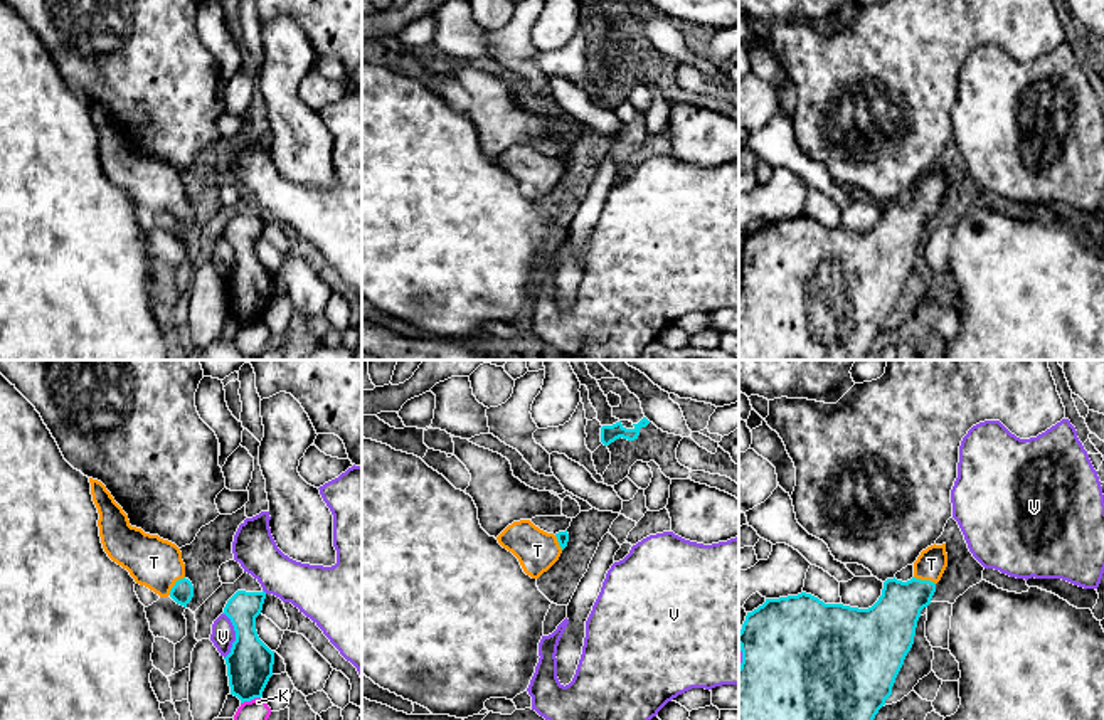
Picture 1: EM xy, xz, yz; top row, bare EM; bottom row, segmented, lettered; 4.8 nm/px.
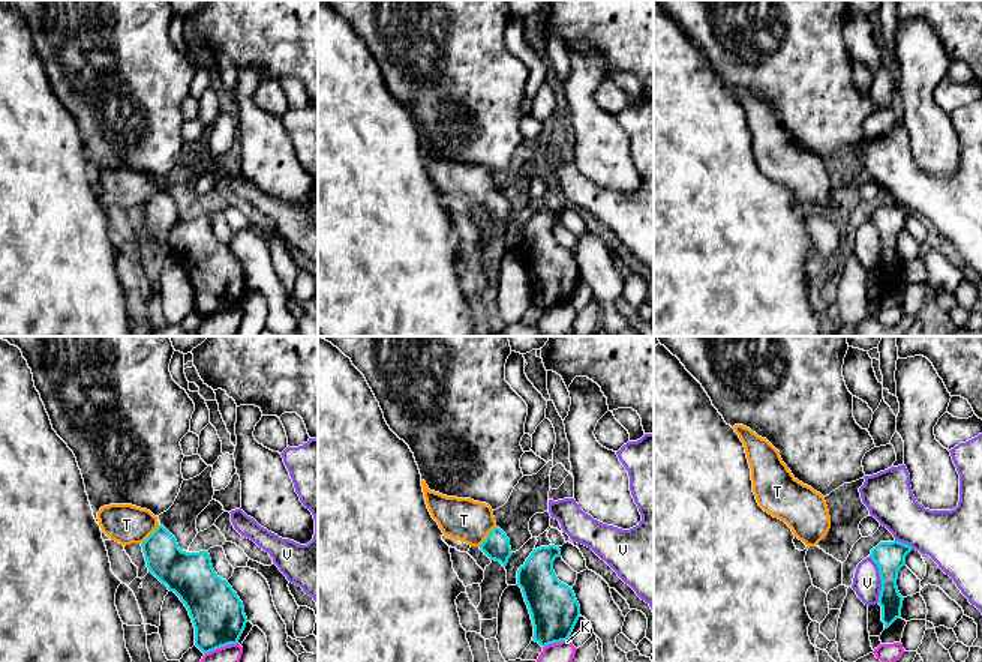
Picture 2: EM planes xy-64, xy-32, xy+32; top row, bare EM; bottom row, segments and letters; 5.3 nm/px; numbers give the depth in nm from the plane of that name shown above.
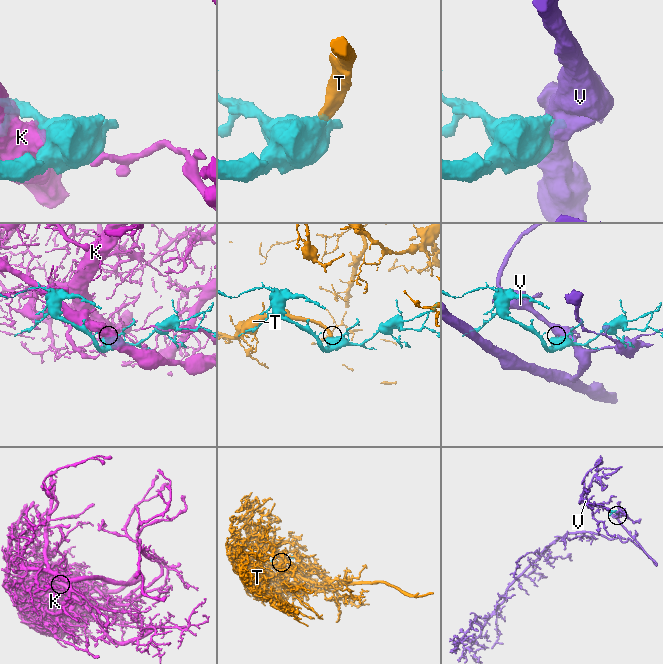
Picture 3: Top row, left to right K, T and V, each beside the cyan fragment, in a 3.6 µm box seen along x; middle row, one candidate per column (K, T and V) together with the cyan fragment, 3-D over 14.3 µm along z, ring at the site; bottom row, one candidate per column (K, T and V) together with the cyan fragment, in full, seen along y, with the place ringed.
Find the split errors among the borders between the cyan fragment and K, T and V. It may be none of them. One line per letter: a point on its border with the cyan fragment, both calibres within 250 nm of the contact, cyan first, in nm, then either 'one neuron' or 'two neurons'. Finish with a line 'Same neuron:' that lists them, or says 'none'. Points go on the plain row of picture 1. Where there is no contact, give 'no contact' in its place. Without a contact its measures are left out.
K: xy (249, 323) | 220/150 nm | two neurons
T: xy (175, 207) | 110/240 nm | one neuron
V: xy (236, 259) | 220/120 nm | two neurons
Same neuron: T

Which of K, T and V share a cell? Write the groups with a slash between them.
K / T / V

